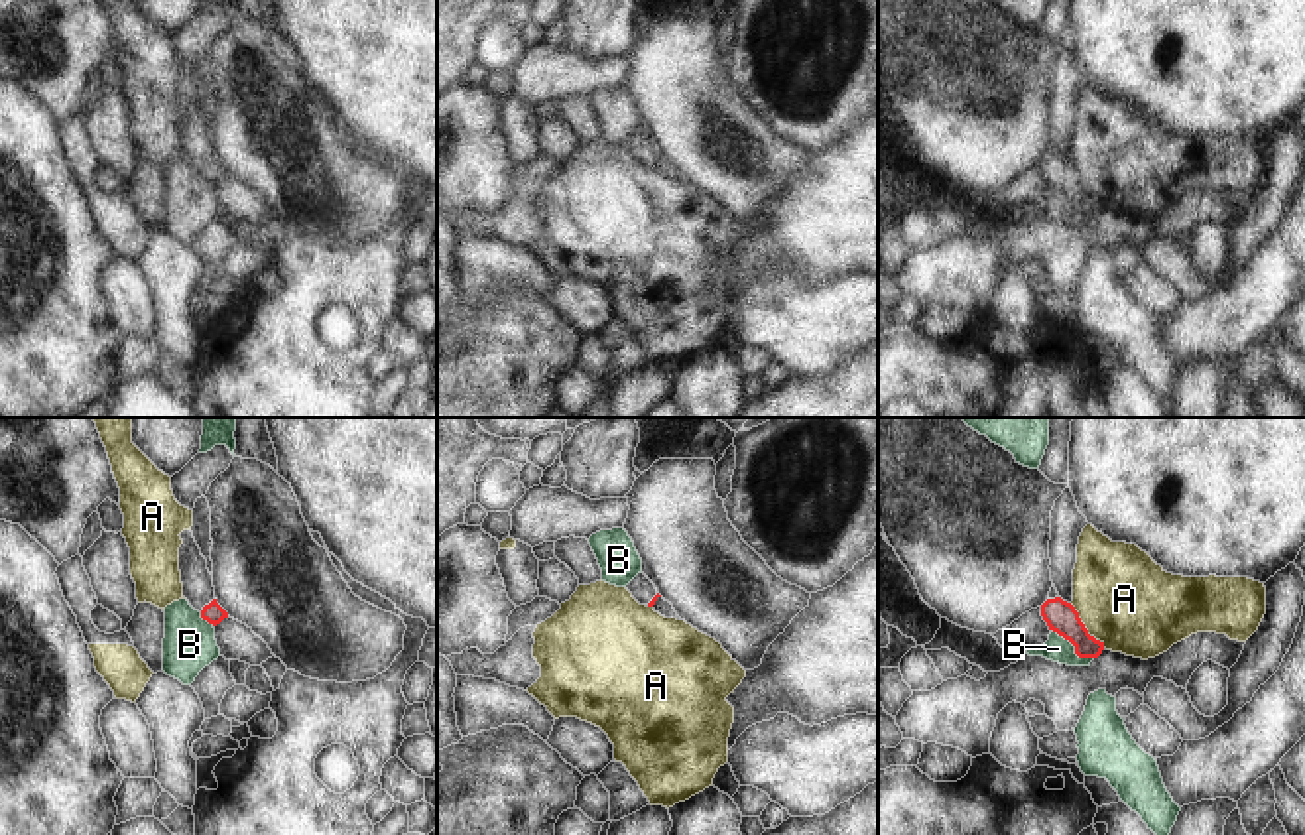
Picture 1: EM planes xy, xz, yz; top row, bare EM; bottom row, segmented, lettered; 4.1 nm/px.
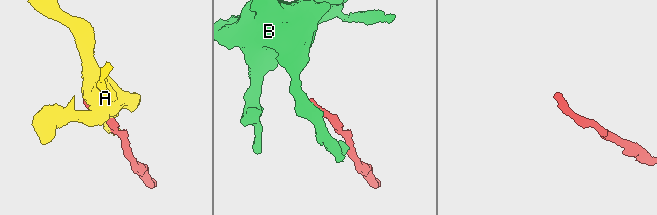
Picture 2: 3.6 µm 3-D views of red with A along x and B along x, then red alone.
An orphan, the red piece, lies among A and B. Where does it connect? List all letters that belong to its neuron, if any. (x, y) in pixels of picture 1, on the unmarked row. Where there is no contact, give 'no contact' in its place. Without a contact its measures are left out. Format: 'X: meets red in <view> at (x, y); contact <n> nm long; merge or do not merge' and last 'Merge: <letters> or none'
A: meets red in yz at (1083, 186); contact 240 nm long; do not merge
B: meets red in yz at (1075, 207); contact 220 nm long; do not merge
Merge: none

